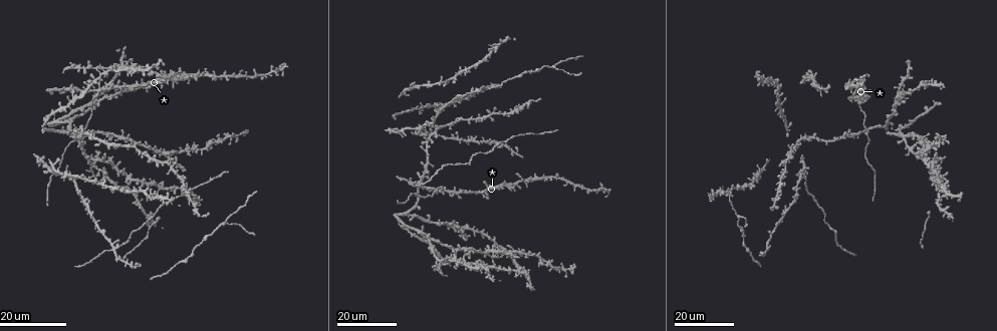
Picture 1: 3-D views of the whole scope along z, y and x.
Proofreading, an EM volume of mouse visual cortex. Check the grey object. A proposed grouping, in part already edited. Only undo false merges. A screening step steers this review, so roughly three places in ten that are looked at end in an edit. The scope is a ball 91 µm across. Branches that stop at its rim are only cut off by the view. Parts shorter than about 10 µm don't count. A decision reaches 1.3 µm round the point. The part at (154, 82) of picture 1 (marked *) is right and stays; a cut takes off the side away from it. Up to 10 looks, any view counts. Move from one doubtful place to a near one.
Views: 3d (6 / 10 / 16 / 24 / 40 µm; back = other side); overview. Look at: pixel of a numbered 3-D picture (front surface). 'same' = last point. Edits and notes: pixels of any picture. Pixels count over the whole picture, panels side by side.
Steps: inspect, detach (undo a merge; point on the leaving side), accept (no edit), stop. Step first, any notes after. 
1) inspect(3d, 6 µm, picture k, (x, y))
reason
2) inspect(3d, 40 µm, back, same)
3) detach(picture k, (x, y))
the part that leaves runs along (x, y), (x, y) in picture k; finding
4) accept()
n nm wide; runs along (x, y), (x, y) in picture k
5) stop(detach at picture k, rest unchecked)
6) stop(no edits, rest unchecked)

inspect(3d, 24 µm, picture 1, (98, 91))
four or more arms meet

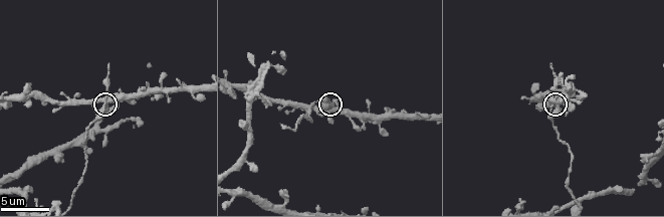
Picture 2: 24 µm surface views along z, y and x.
inspect(3d, 6 µm, picture 2, (104, 101))

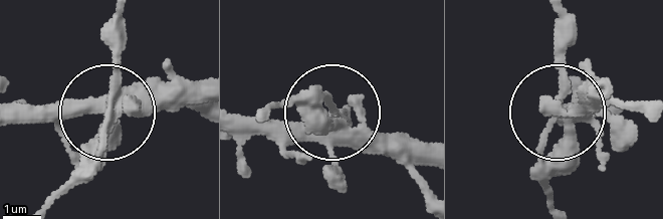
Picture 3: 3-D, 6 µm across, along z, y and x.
accept()
runs along (199, 79), (151, 79), (105, 108), (16, 108) in picture 3; one neuron here

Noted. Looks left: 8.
inspect(3d, 16 µm, picture 1, (779, 184))
looks like a crossing

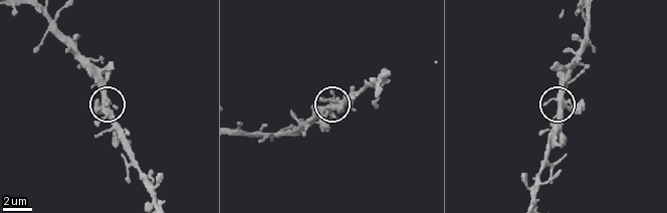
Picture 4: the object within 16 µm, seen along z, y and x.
inspect(3d, 10 µm, picture 4, (561, 109))

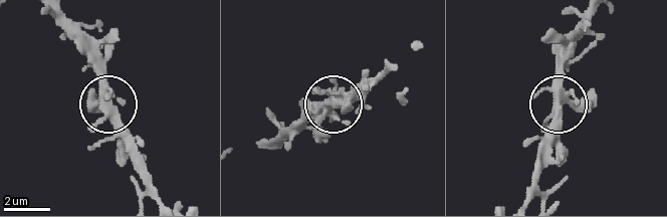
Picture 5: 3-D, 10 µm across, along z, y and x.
accept()
all the same neuron

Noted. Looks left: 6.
inspect(3d, 24 µm, picture 1, (539, 71))

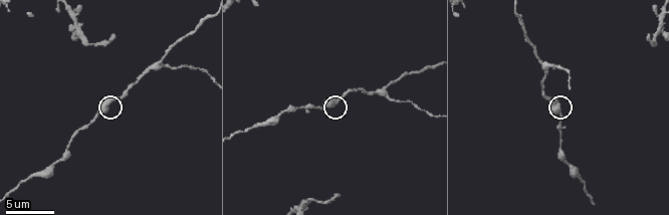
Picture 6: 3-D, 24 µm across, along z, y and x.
inspect(3d, 6 µm, picture 6, (552, 102))

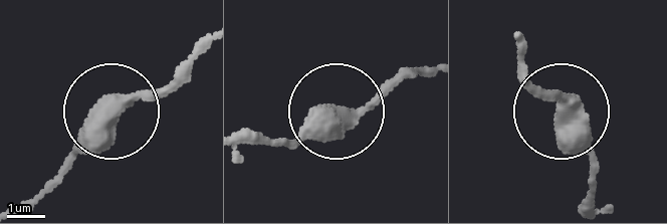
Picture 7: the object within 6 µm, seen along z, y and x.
inspect(3d, 6 µm, back, picture 7, (104, 112))
other side

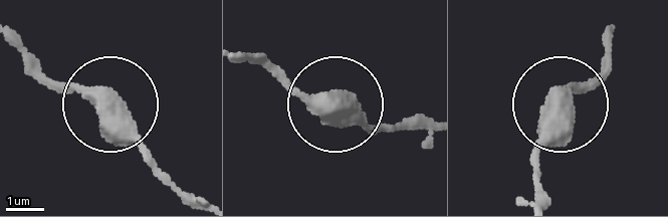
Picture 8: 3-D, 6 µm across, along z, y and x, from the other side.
accept()
side arm 23 µm; one neuron here

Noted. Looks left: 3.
inspect(3d, 10 µm, picture 6, (656, 36))
calibre changes

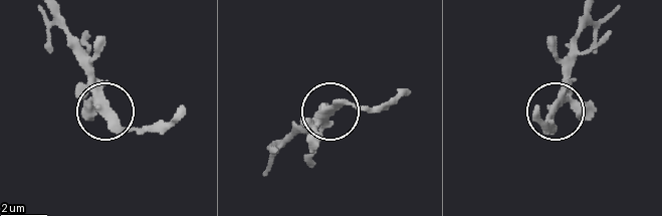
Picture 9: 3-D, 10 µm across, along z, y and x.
accept()
continuous, no second neuron

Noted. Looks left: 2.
inspect(3d, 16 µm, picture 2, (282, 126))

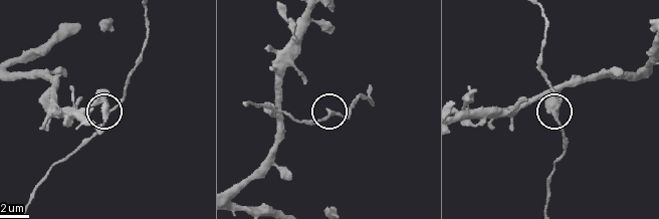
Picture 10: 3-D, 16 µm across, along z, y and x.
accept()
230 nm wide; runs along (146, 15), (148, 40), (140, 61), (124, 93), (88, 140) in picture 10; continuous, no second neuron

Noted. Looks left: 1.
stop(no edits, rest unchecked)

